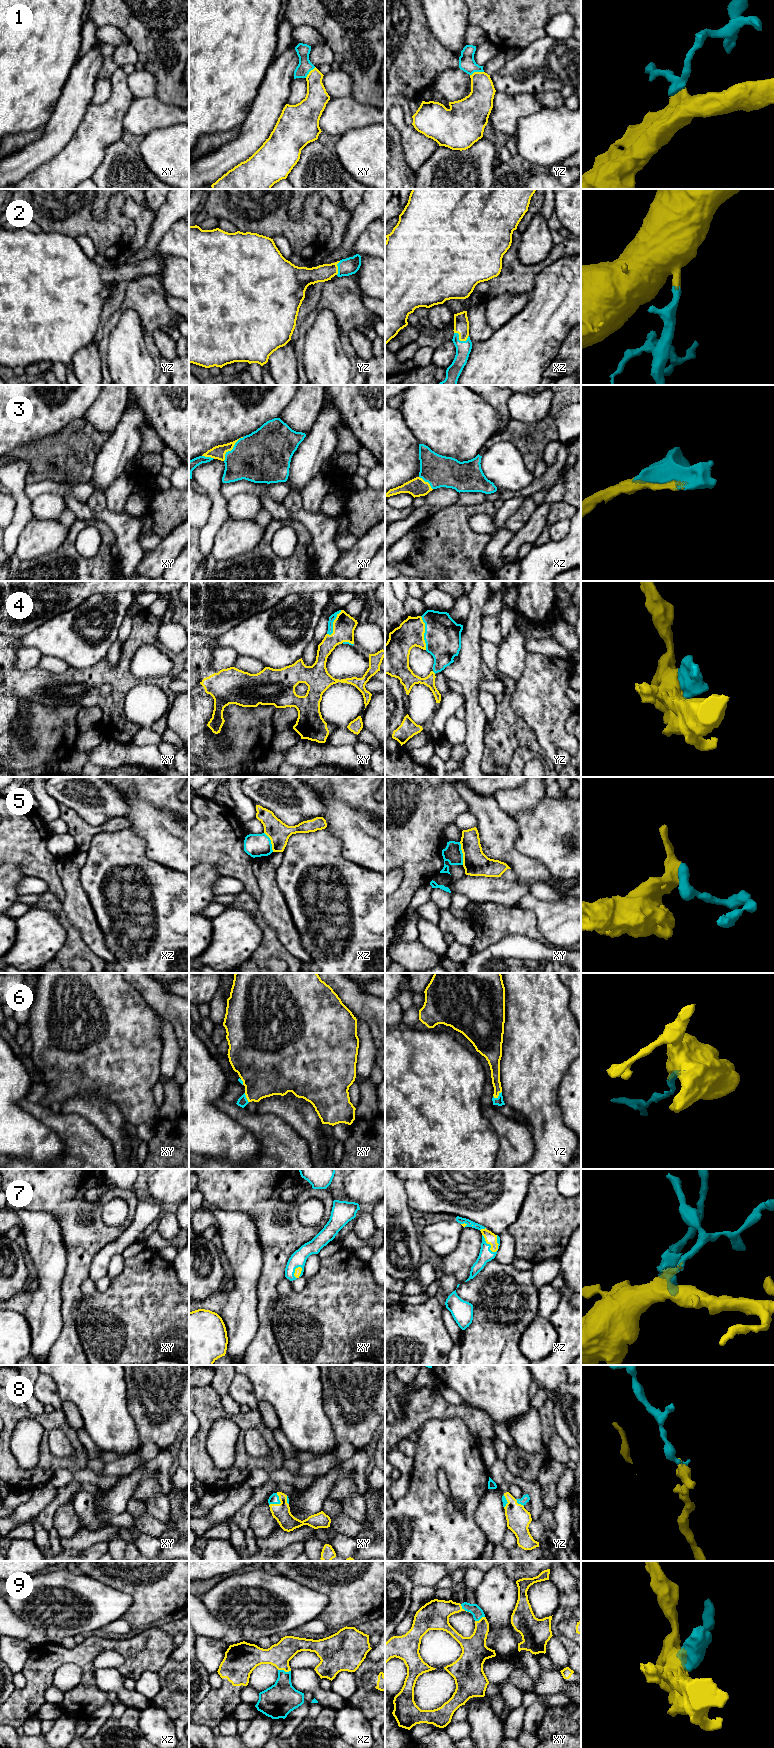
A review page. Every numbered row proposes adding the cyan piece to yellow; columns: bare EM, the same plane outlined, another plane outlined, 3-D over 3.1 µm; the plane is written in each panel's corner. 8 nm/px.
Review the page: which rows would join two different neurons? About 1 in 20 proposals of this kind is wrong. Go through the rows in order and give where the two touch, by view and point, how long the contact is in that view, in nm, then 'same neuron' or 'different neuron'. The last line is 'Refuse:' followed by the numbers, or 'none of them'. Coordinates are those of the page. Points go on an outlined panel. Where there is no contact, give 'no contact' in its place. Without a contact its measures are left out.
1: contact yz (476, 72); length 120 nm; different neuron
2: contact xz (459, 339); length 130 nm; same neuron
3: contact xy (232, 448); length 260 nm; same neuron
4: contact yz (424, 632); length 280 nm; same neuron
5: contact xy (462, 852); length 190 nm; different neuron
6: contact yz (497, 1096); length 90 nm; same neuron
7: contact xz (489, 1243); length 190 nm; same neuron
8: contact xy (280, 1503); length 120 nm; same neuron
9: contact xz (284, 1670); length 110 nm; same neuron
Refuse: 1, 5

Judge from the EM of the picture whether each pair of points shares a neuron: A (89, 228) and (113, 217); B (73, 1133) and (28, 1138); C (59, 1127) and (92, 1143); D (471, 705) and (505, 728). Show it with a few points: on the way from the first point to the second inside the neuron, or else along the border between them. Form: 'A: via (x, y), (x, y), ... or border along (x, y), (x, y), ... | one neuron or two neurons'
A: via (95, 228), (102, 228), (107, 223) | one neuron
B: border along (40, 1120), (63, 1143), (63, 1153), (60, 1158) | two neurons
C: via (67, 1127), (72, 1129), (84, 1141) | one neuron
D: border along (487, 721), (483, 744) | two neurons

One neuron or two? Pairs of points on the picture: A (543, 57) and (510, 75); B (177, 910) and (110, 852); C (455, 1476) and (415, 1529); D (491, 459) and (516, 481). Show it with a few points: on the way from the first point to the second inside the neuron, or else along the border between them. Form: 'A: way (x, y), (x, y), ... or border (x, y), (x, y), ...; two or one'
A: way (535, 65), (527, 73), (518, 75); one
B: way (159, 890), (143, 864), (130, 862); one
C: way (435, 1469), (424, 1480), (424, 1509); one
D: way (497, 463), (510, 475); one

